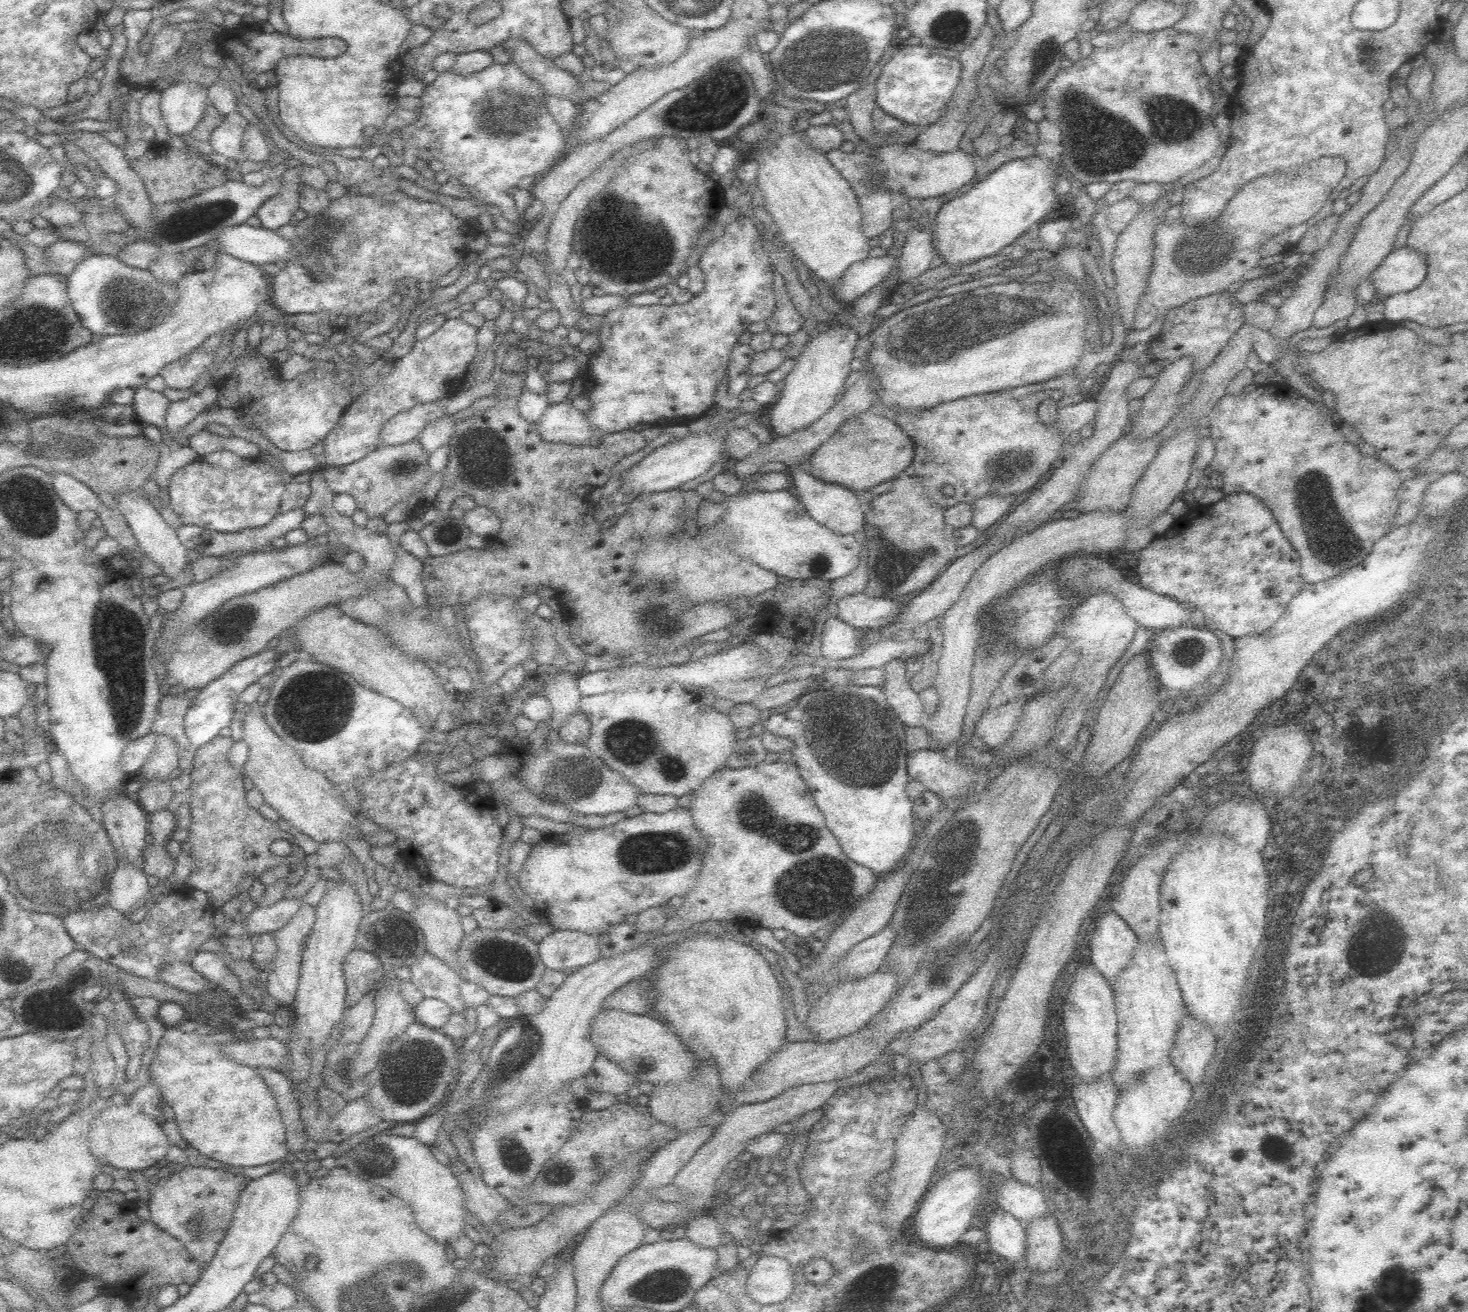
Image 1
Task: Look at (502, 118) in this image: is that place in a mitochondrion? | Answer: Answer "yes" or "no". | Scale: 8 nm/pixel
yes

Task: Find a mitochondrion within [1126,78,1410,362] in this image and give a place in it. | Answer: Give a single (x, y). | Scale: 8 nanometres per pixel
(1197, 253)

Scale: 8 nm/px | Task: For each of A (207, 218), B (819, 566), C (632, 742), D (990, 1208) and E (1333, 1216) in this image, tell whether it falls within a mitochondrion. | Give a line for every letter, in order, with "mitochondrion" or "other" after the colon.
A: mitochondrion
B: other
C: mitochondrion
D: other
E: other

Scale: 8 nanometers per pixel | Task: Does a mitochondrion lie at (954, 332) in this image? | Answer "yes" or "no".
yes

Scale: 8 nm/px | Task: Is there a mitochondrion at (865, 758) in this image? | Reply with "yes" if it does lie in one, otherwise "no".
yes

